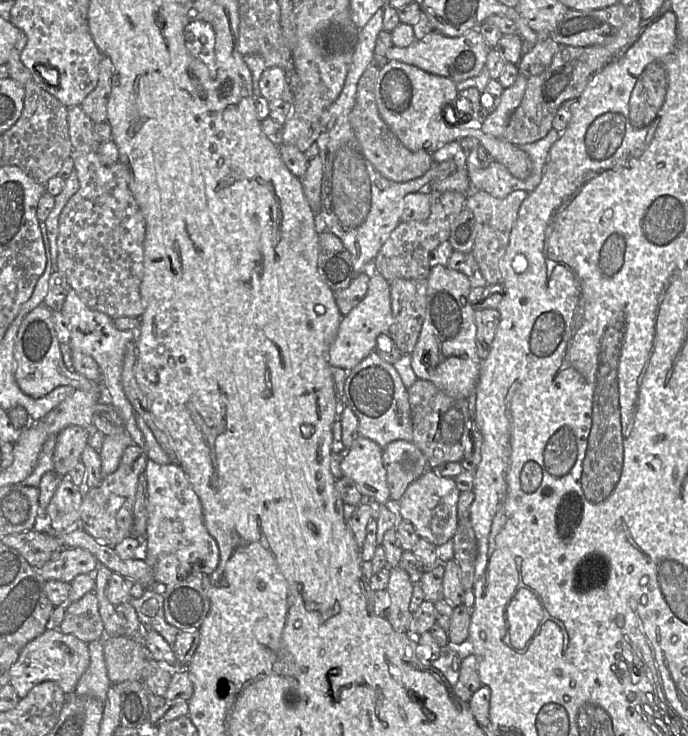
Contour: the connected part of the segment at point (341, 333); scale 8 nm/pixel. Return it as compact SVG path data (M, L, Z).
M371 272L365 297L349 314L342 317L337 336L329 349L331 367L350 371L375 351L378 336L389 331L391 314L390 283L379 273Z

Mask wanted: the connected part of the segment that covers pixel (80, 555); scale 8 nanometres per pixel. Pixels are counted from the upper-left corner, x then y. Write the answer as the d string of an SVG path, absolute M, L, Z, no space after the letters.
M67 547L38 571L45 581L58 580L71 583L79 574L94 574L98 563L90 551L79 547Z

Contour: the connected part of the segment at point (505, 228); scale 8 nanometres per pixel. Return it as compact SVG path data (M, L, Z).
M473 190L467 194L465 207L474 215L476 237L472 254L488 285L501 284L501 261L506 253L510 234L518 218L519 209L529 193L516 190L503 199L493 197L484 190Z

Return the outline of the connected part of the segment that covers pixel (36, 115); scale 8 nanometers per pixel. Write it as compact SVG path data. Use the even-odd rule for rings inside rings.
M32 79L23 87L25 98L21 116L11 128L2 133L2 163L18 166L45 186L49 179L58 175L64 161L73 153L68 128L68 108Z

